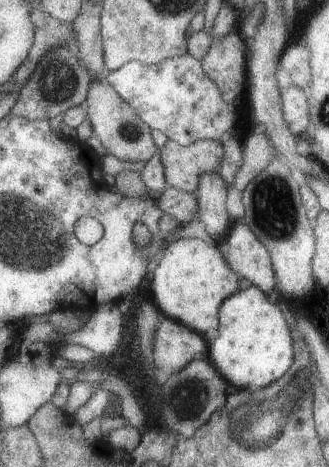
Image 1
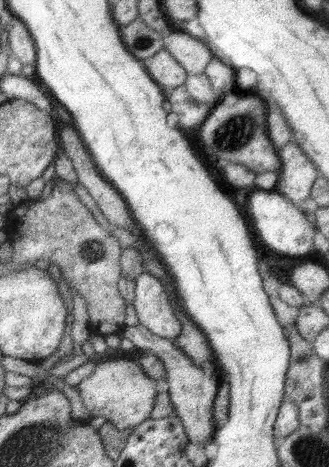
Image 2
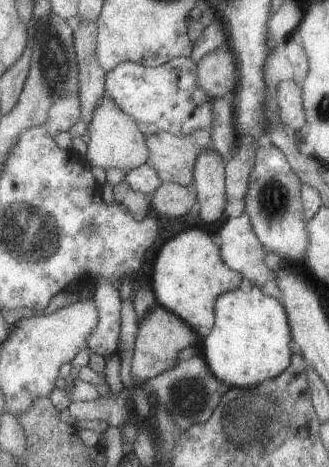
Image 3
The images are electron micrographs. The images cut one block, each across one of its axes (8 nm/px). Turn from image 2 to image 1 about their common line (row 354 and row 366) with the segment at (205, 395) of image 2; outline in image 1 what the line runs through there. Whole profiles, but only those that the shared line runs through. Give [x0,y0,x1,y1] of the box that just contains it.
[153,318,209,378]

